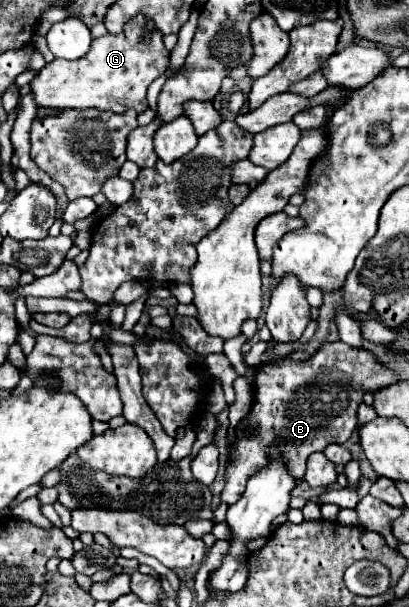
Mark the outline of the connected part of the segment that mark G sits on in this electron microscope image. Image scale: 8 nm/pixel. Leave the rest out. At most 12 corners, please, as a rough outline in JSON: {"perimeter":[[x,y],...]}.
{"perimeter":[[133,17],[29,83],[39,107],[147,109],[167,69],[161,33]]}

